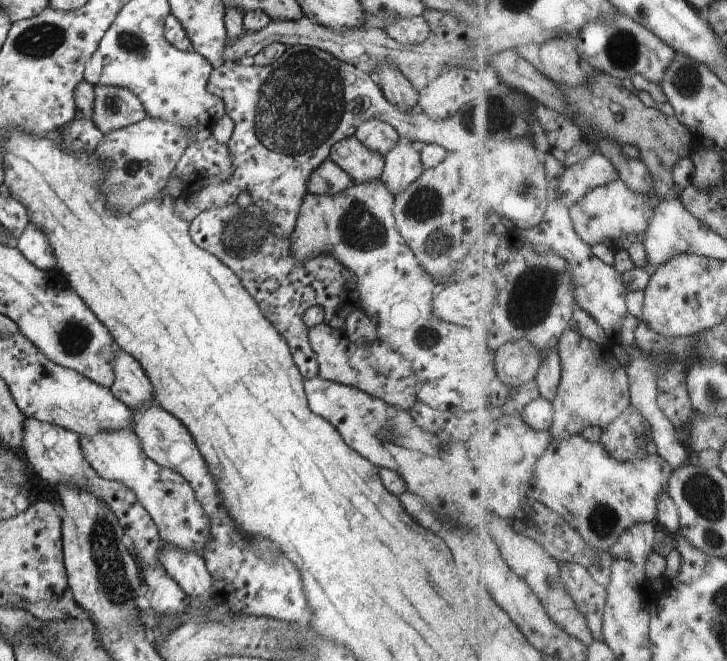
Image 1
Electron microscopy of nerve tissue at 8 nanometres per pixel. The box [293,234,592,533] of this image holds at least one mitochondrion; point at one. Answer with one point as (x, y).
(532, 294)

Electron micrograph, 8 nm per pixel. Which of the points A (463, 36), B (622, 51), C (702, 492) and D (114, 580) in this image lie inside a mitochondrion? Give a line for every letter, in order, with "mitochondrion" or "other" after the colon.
A: other
B: mitochondrion
C: mitochondrion
D: mitochondrion

